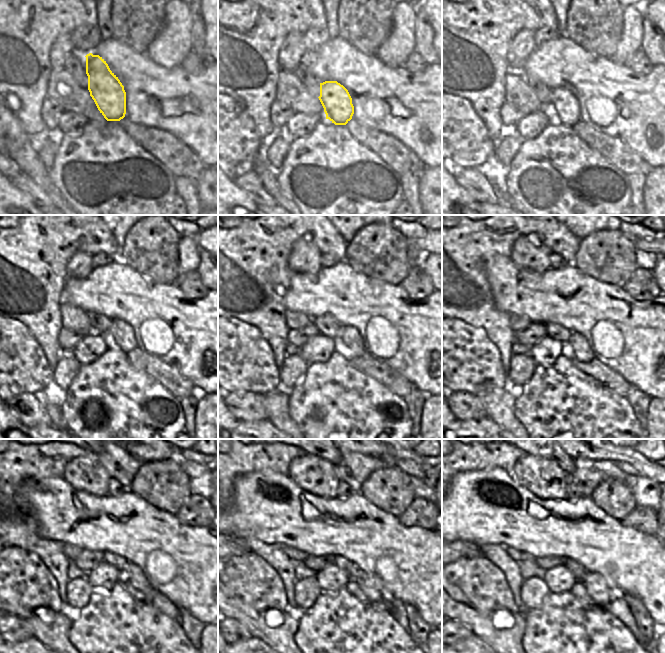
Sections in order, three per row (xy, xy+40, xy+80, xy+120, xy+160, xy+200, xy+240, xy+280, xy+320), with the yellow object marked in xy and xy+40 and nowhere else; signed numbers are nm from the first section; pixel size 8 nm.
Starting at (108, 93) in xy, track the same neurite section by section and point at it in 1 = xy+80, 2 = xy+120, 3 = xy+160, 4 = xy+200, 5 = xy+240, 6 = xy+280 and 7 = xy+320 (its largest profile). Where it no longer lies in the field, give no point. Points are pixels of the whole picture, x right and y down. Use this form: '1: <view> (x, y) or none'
1: xy+80 (564, 107)
2: xy+120 (120, 334)
3: xy+160 (350, 342)
4: xy+200 (577, 346)
5: xy+240 (133, 574)
6: xy+280 (371, 585)
7: xy+320 (597, 589)

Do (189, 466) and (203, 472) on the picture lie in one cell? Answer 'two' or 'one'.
one

